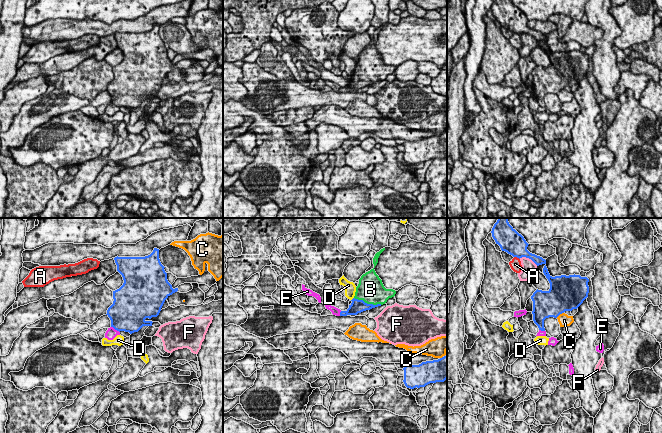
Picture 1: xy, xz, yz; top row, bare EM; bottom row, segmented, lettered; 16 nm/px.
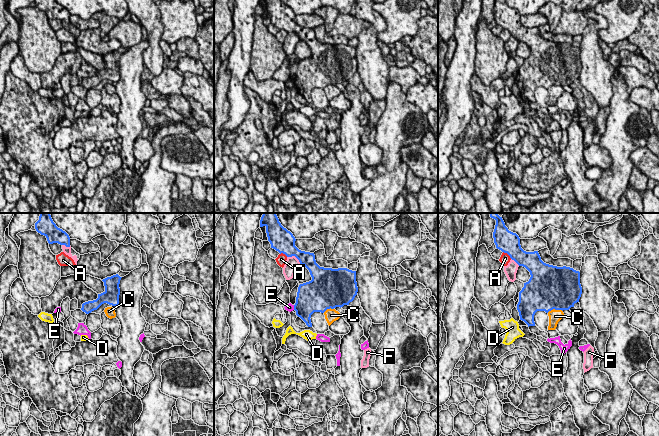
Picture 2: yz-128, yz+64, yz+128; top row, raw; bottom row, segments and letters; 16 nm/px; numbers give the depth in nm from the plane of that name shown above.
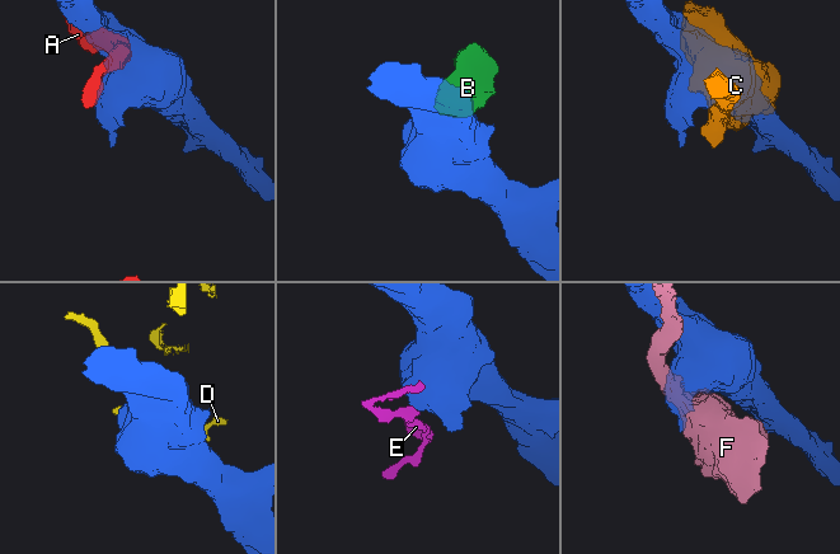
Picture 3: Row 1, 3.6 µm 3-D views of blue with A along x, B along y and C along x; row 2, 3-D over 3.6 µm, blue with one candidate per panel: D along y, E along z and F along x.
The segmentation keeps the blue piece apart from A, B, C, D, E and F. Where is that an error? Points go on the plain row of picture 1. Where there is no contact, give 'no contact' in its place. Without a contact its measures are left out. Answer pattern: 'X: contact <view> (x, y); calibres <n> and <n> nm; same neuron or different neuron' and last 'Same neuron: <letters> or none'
A: contact yz (517, 33); calibres 360 and 180 nm; different neuron
B: contact xz (368, 80); calibres 220 and 420 nm; same neuron
C: contact yz (559, 90); calibres 440 and 190 nm; different neuron
D: contact xz (352, 75); calibres 220 and 190 nm; different neuron
E: contact xy (115, 105); calibres 440 and 180 nm; different neuron
F: contact yz (528, 33); calibres 320 and 220 nm; different neuron
Same neuron: B

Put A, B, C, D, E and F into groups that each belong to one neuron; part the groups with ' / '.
A / B / C / D / E / F

